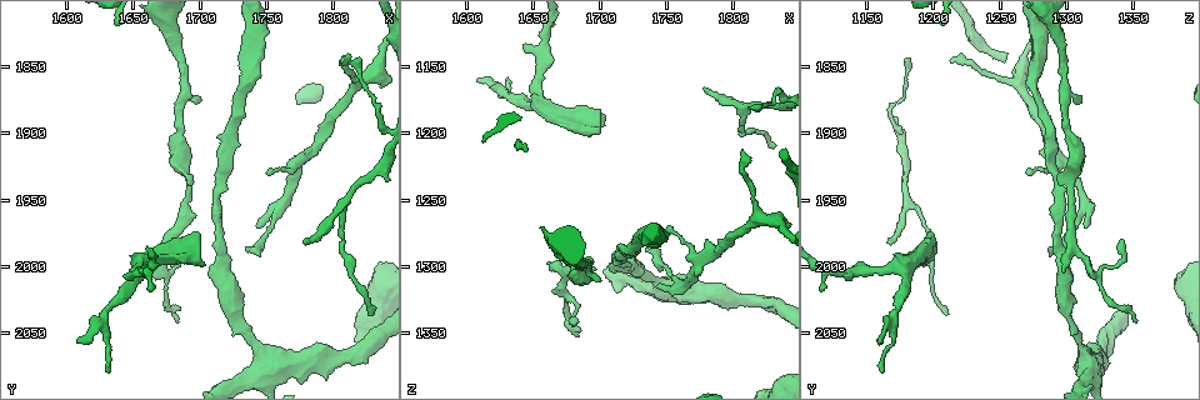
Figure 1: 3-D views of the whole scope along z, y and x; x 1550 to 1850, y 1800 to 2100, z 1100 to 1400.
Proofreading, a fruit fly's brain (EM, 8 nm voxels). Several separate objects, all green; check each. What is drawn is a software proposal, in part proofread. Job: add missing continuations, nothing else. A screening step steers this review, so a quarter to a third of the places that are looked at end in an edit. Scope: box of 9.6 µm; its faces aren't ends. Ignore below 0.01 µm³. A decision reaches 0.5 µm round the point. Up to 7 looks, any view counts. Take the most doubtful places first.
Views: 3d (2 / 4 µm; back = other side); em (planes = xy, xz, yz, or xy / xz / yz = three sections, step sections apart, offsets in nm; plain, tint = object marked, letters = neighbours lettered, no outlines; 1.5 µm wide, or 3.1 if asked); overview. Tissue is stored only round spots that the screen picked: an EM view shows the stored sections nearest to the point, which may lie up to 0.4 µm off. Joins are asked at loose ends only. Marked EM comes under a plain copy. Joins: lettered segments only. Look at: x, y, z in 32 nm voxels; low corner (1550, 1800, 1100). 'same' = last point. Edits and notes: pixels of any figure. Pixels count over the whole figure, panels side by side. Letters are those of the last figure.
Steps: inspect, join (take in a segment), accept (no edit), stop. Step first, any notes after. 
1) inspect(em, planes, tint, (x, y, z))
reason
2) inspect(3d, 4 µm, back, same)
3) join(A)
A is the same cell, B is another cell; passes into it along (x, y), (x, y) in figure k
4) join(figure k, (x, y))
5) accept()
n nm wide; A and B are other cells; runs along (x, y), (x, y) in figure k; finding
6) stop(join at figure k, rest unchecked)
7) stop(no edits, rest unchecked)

inspect(3d, 4 µm, (1660, 2002, 1296))
branch stops here

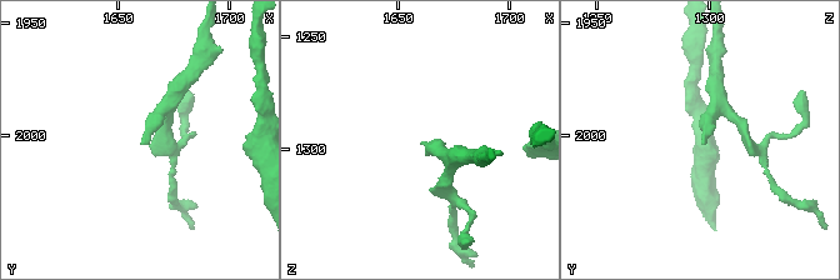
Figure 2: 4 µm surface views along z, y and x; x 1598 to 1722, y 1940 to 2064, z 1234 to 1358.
inspect(em, xz, step 4, letters, (1661, 2002, 1297))
shape alone is not enough

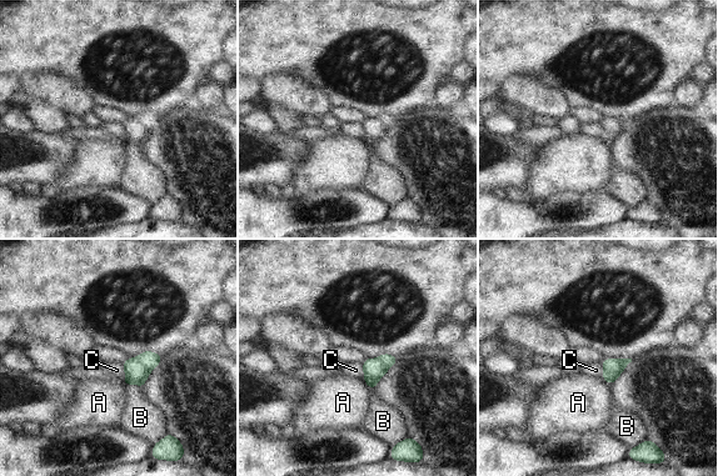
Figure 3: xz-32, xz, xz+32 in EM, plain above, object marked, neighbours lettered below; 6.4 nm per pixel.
inspect(em, planes, letters, same)

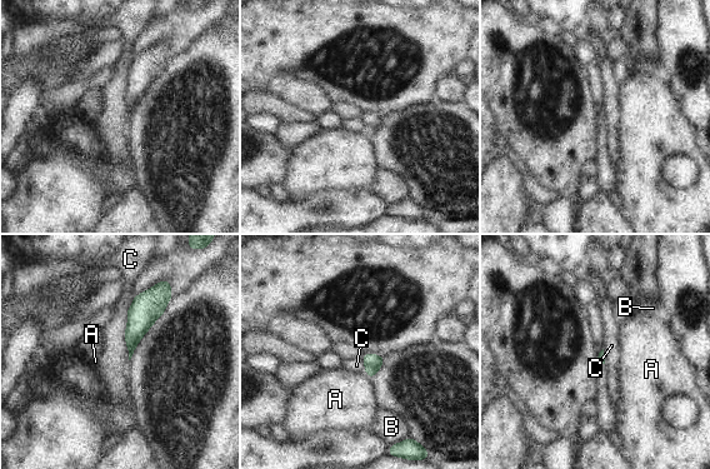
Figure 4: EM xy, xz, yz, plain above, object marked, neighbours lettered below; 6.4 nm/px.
accept()
A, B and C are other cells; border along (135, 295), (125, 329), (128, 359) in figure 4; none of them fits

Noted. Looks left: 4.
inspect(3d, 4 µm, (1812, 1848, 1180))
free end

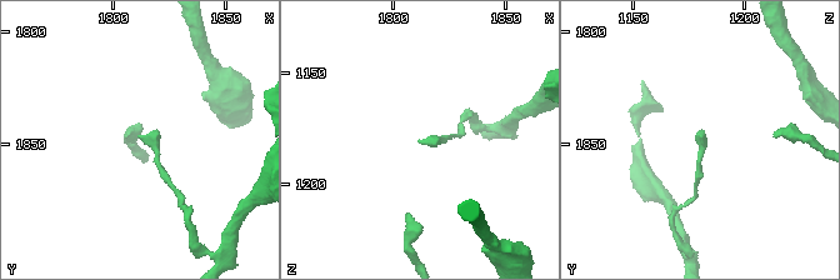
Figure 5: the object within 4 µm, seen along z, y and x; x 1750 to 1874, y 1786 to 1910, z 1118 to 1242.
inspect(em, xz, step 8, letters, (1813, 1845, 1181))

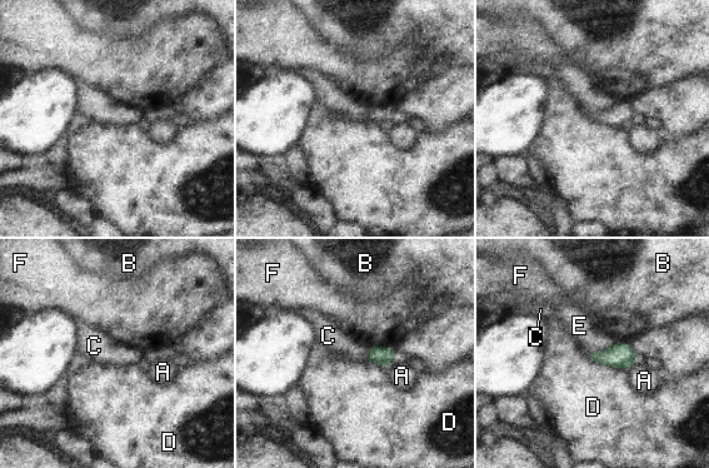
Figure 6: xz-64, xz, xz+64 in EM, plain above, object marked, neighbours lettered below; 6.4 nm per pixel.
accept()
D touches over 280 nm; A, B, C, D, E and F are other cells; border along (370, 347), (368, 361) in figure 6; none of them fits

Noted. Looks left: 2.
stop(no edits, rest unchecked)

